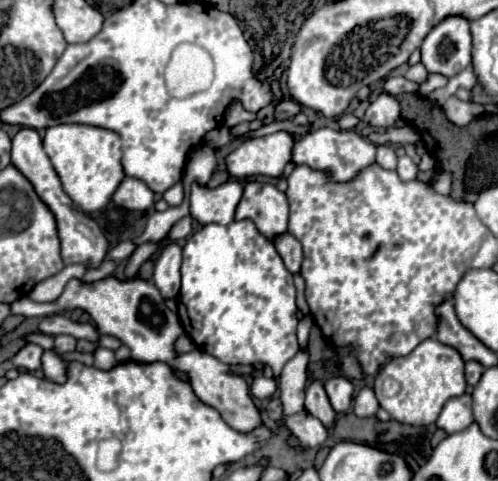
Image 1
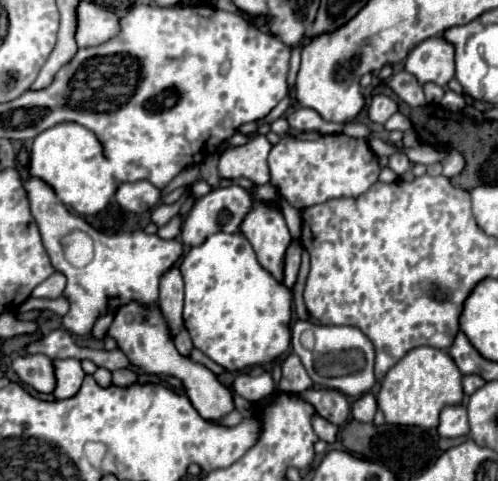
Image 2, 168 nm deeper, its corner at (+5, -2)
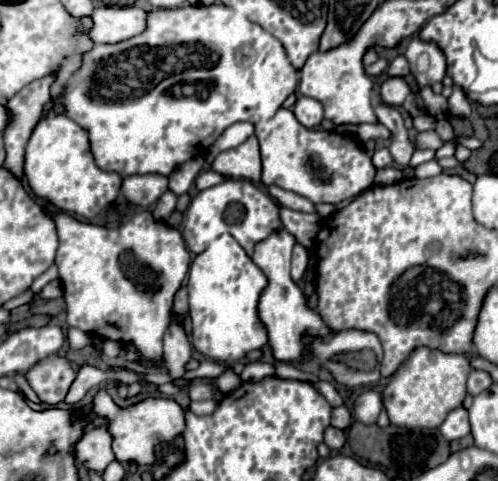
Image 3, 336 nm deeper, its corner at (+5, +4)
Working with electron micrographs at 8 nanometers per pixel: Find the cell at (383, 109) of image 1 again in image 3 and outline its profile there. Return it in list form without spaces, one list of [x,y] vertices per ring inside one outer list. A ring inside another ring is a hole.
[[[389,78],[381,84],[381,98],[391,106],[401,106],[409,92],[411,90],[403,78]]]

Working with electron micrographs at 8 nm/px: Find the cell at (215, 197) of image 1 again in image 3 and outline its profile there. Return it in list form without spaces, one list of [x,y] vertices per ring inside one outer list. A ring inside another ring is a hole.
[[[225,180],[217,186],[201,190],[193,198],[193,202],[185,212],[185,220],[181,228],[183,240],[193,254],[199,254],[203,252],[203,248],[207,248],[211,240],[229,232],[241,244],[247,256],[251,256],[257,242],[271,236],[271,232],[283,230],[279,208],[281,208],[279,202],[251,180]]]

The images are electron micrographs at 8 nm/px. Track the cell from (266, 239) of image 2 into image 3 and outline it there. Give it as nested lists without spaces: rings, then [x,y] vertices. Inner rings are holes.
[[[287,230],[273,232],[267,240],[259,242],[253,252],[253,262],[261,272],[267,276],[267,286],[261,292],[259,306],[257,306],[257,316],[261,324],[267,330],[269,346],[273,350],[275,360],[283,362],[301,362],[301,360],[313,360],[313,352],[309,344],[303,342],[303,336],[319,336],[327,338],[333,334],[333,330],[325,324],[325,320],[319,316],[317,308],[311,308],[307,304],[307,298],[303,290],[291,280],[291,258],[292,250],[295,246],[295,238]]]

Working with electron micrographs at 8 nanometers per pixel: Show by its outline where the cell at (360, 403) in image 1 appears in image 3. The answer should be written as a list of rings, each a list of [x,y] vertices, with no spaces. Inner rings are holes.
[[[367,390],[355,400],[353,414],[355,414],[355,420],[359,420],[363,424],[375,424],[381,408],[383,408],[381,394],[375,390]]]

